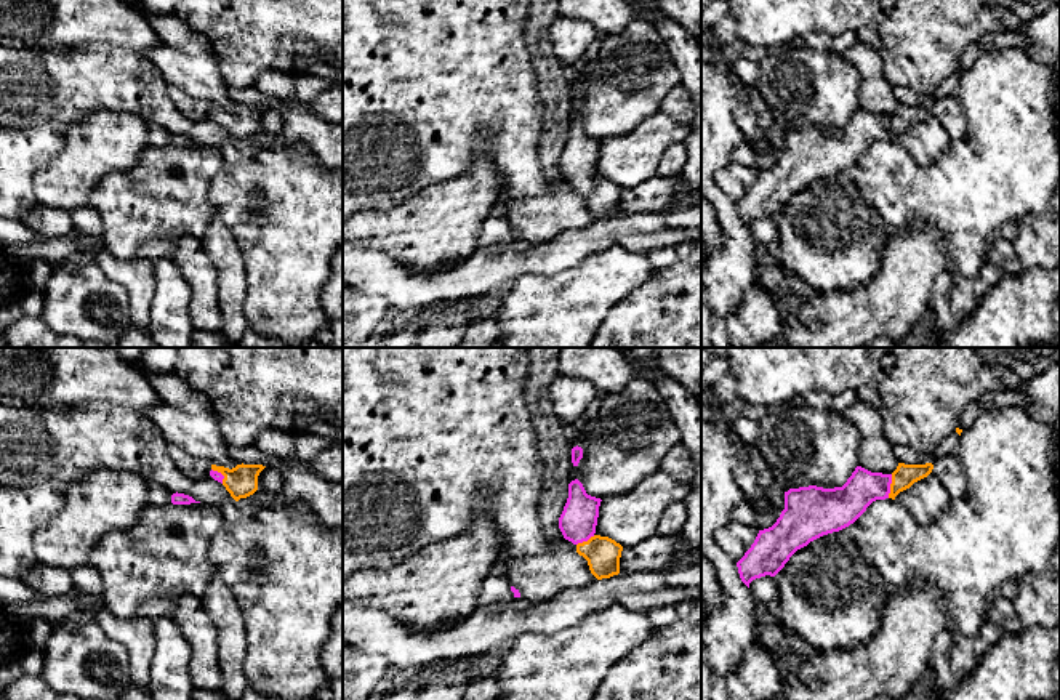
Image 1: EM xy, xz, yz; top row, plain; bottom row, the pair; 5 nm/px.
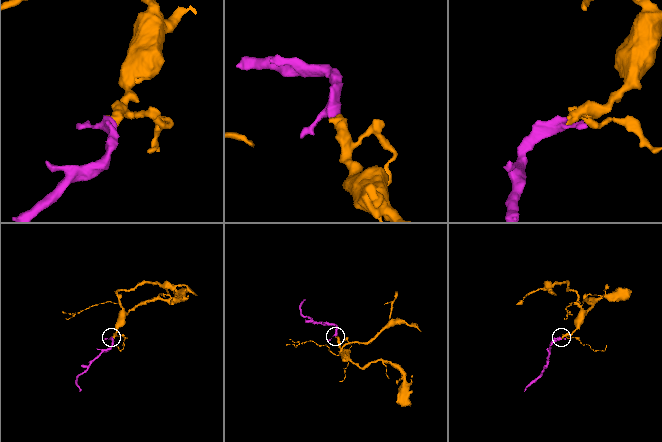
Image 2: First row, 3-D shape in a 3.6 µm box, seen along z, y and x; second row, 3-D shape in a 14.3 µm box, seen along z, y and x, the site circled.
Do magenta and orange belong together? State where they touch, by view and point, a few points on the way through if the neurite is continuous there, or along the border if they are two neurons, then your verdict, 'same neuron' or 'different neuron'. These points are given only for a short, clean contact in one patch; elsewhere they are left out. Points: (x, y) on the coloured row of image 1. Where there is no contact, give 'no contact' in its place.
yz (889, 486) | across yz (844, 505), (863, 487), (889, 486), (903, 476) | same neuron

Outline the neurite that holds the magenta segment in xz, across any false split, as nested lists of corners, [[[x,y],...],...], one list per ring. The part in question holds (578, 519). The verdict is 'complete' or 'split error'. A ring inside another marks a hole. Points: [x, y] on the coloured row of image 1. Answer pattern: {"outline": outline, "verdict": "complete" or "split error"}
{"outline": [[[575,479],[568,484],[568,498],[559,517],[564,538],[576,546],[576,553],[588,561],[597,580],[620,573],[623,551],[615,540],[596,533],[600,501],[588,495],[583,484]]], "verdict": "split error"}

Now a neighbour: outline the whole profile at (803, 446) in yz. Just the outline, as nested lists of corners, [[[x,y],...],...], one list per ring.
[[[780,405],[759,421],[754,447],[767,461],[773,487],[842,487],[860,466],[861,434],[842,413]]]

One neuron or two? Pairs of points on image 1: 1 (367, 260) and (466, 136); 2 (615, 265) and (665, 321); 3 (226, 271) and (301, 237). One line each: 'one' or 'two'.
1: two
2: two
3: two

